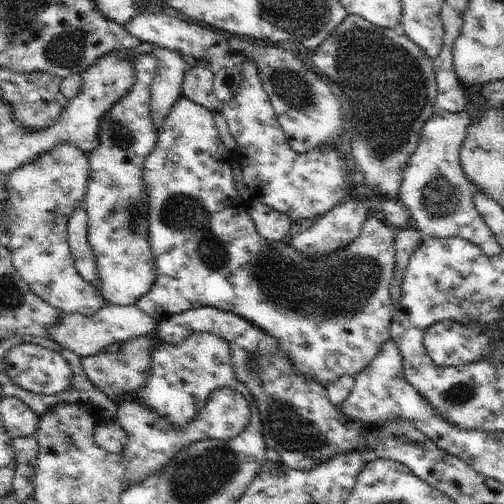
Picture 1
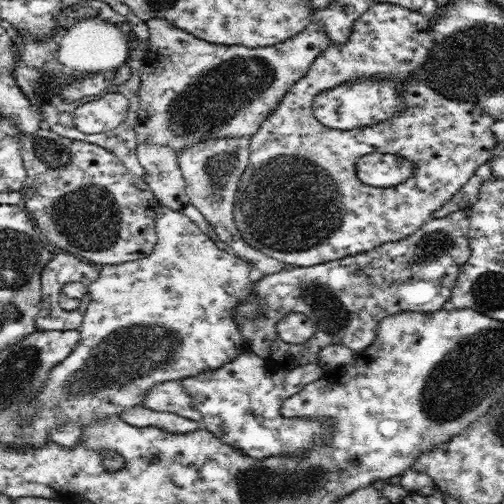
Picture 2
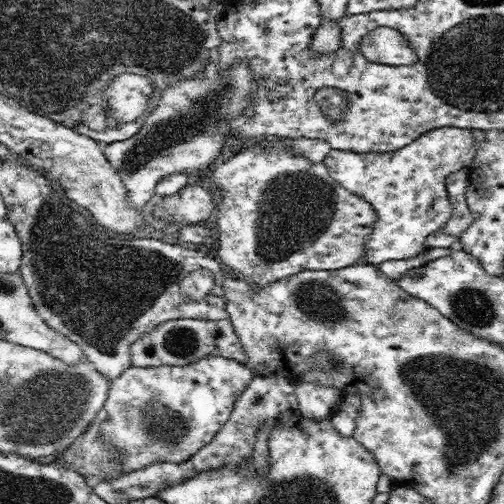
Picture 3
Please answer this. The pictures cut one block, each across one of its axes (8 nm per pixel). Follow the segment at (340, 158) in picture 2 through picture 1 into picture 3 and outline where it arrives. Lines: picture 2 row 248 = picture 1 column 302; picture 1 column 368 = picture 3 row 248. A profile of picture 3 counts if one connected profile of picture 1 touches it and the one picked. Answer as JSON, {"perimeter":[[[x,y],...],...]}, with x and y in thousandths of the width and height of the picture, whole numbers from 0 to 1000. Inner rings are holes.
{"perimeter":[[[567,274],[488,282],[476,302],[456,302],[440,313],[421,341],[421,373],[440,381],[440,405],[433,405],[433,516],[444,532],[456,532],[484,548],[500,571],[524,571],[560,552],[579,552],[599,536],[675,536],[702,528],[722,508],[726,476],[738,468],[738,452],[750,437],[742,413],[714,389],[675,369],[651,341],[643,321],[615,321],[603,310],[563,290]]]}

